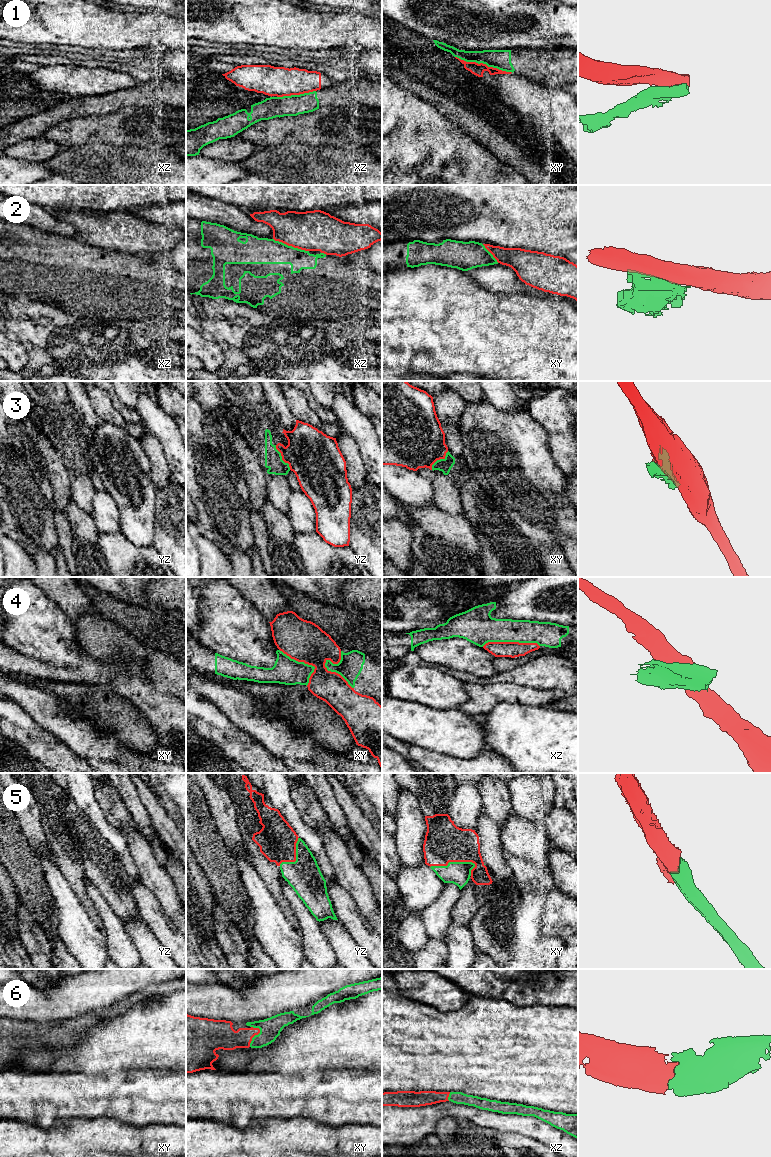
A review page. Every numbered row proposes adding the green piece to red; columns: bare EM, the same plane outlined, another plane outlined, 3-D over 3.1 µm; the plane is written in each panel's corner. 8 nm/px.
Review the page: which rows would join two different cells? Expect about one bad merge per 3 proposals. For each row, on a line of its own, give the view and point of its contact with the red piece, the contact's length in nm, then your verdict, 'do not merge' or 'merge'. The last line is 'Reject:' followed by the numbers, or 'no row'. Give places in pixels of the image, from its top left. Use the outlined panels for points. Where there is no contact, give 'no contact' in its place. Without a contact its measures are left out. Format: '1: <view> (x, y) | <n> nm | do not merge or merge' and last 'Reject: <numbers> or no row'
1: xy (484, 64) | 480 nm | do not merge
2: xz (291, 245) | 300 nm | do not merge
3: yz (282, 458) | 240 nm | do not merge
4: xy (335, 672) | 320 nm | do not merge
5: xy (452, 861) | 360 nm | merge
6: xy (254, 1035) | 180 nm | merge
Reject: 1, 2, 3, 4

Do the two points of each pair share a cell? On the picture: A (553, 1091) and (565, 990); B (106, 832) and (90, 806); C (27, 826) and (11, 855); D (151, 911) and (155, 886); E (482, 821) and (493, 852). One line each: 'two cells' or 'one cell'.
A: two cells
B: one cell
C: two cells
D: two cells
E: one cell

